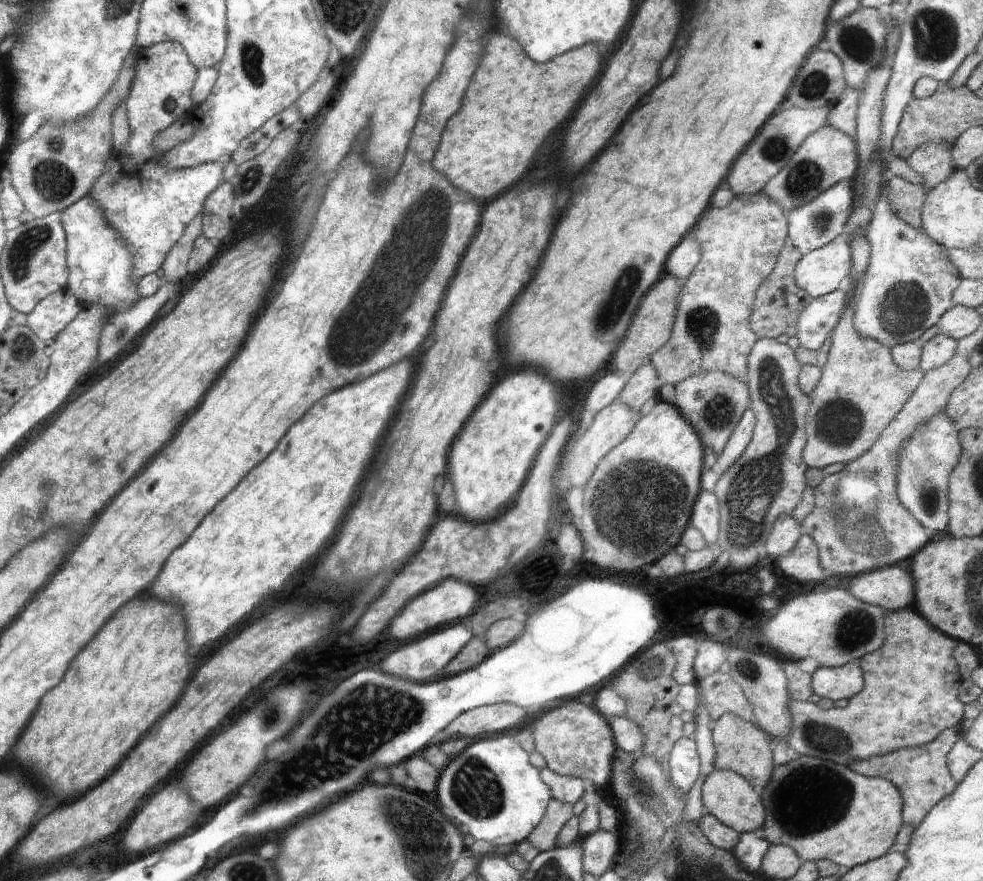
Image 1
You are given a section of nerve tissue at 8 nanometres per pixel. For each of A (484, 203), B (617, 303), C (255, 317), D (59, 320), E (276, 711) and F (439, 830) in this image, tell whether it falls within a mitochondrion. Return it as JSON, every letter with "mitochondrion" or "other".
{"A":"other","B":"mitochondrion","C":"other","D":"other","E":"mitochondrion","F":"mitochondrion"}

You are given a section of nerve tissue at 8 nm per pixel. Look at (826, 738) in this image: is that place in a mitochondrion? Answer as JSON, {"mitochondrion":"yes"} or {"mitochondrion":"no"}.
{"mitochondrion":"yes"}

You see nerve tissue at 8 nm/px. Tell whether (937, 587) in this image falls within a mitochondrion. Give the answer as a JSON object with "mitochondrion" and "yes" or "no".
{"mitochondrion":"no"}

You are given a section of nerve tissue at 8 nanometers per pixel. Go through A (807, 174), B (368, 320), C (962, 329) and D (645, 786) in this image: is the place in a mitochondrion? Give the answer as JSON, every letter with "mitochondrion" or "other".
{"A":"mitochondrion","B":"mitochondrion","C":"other","D":"mitochondrion"}

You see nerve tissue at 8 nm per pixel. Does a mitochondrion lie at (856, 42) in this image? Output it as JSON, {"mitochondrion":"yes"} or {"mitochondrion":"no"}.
{"mitochondrion":"yes"}

